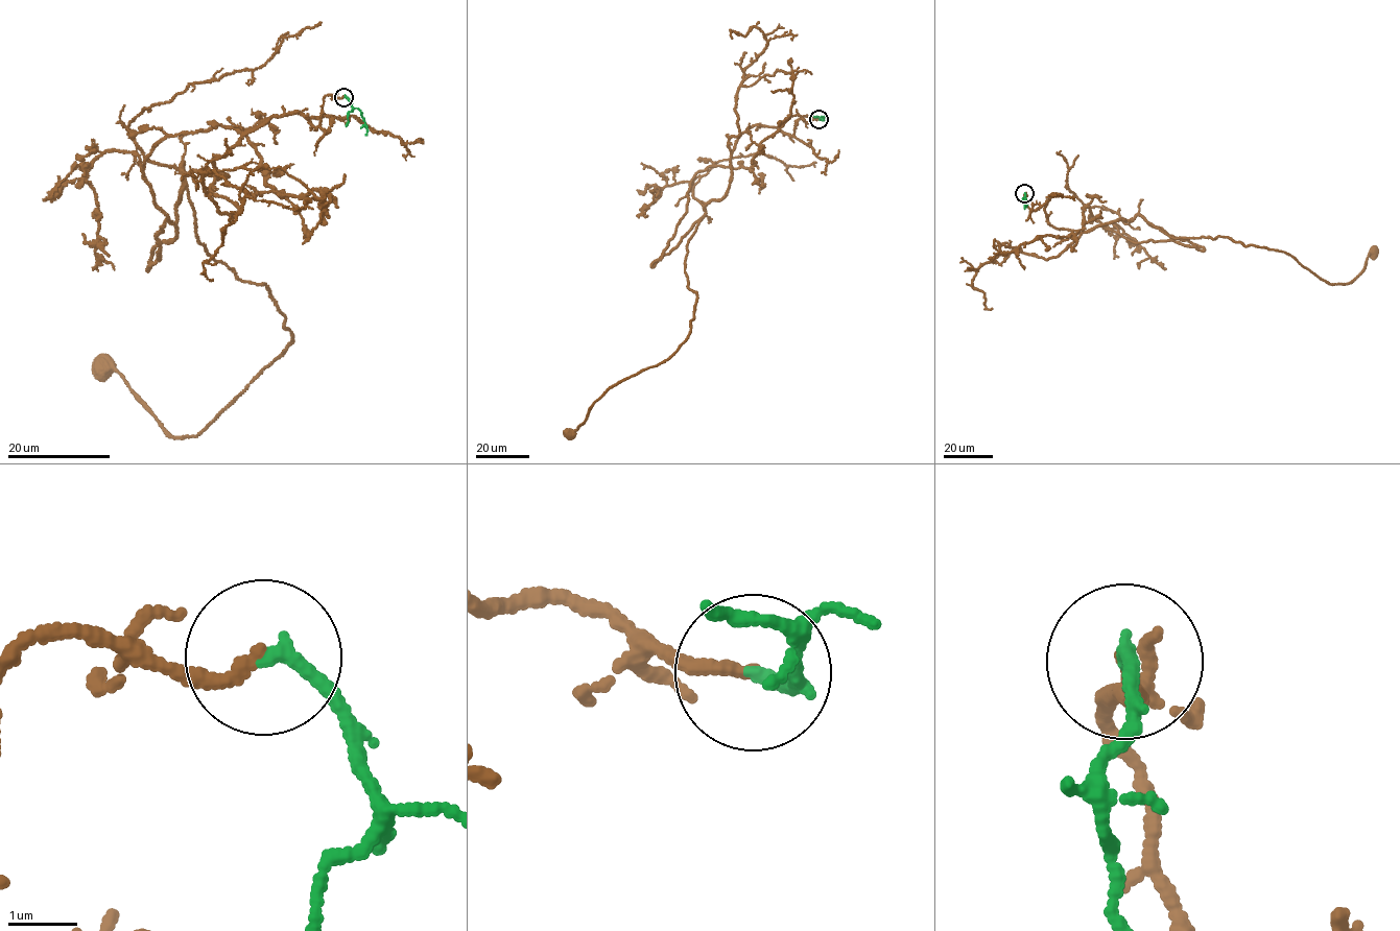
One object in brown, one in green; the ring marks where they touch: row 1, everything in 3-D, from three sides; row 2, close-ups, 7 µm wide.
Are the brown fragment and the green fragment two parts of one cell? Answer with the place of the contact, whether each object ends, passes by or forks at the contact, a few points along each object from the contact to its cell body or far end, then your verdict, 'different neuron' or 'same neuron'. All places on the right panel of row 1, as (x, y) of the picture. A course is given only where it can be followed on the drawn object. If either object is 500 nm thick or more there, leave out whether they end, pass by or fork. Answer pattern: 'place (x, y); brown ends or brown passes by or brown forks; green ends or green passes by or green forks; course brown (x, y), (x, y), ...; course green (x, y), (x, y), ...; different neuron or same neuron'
place (1024, 193); brown ends; green ends; course brown (1025, 194), (1033, 210), (1047, 201), (1060, 230), (1141, 215), (1175, 238), (1284, 252), (1332, 284), (1373, 253); course green (1025, 194), (1024, 209); different neuron

